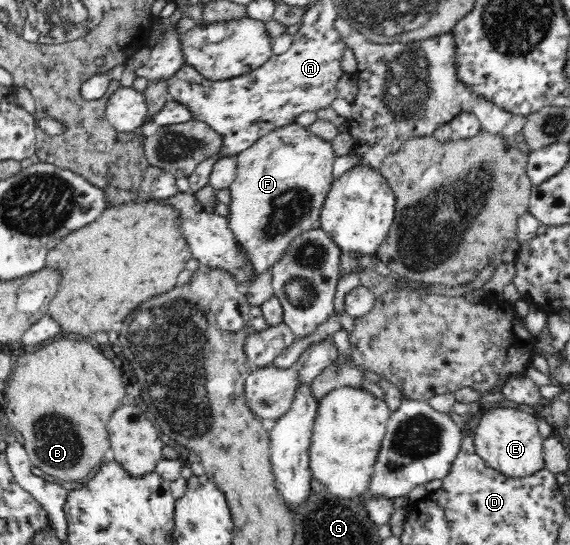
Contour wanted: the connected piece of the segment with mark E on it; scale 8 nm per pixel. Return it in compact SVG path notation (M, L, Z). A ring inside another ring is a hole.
M489 408L479 412L479 425L474 430L473 443L477 454L481 456L488 466L497 472L501 472L505 477L521 479L539 473L545 467L545 456L543 453L543 437L539 434L537 419L533 415L528 415L523 411L508 408Z

